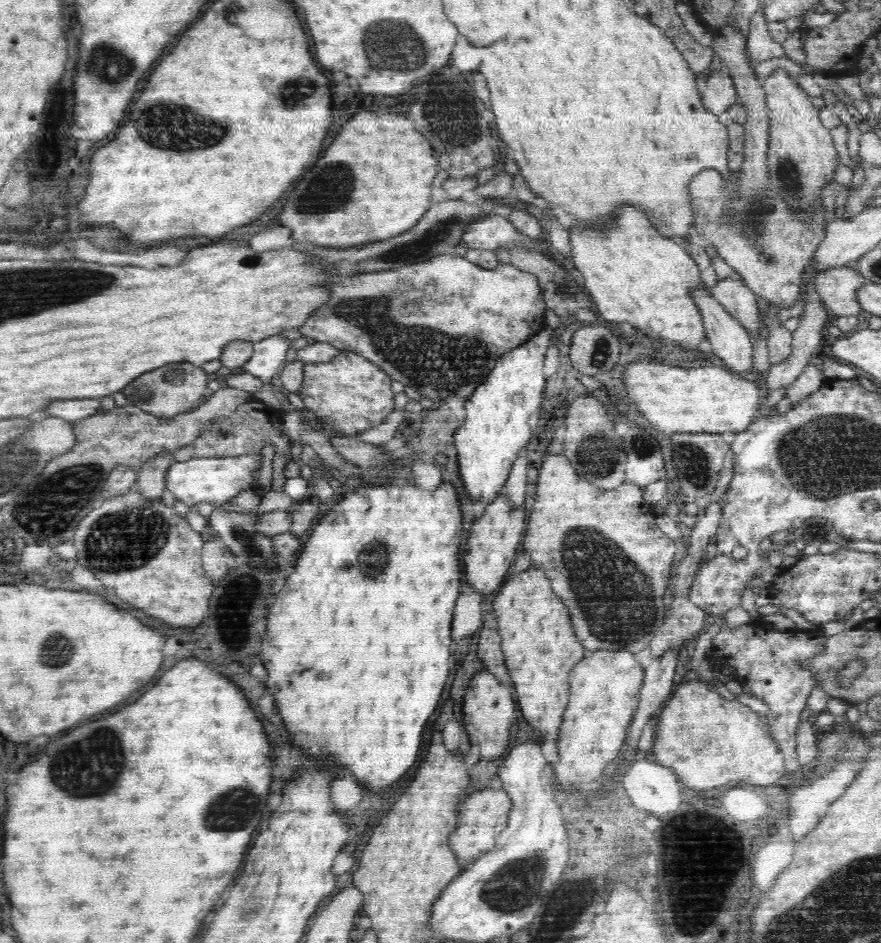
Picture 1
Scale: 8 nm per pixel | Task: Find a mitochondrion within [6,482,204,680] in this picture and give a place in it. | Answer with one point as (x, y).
(124, 540)

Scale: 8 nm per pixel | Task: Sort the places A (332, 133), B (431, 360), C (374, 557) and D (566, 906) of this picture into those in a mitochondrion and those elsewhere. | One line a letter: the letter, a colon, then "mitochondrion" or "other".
A: other
B: mitochondrion
C: mitochondrion
D: mitochondrion

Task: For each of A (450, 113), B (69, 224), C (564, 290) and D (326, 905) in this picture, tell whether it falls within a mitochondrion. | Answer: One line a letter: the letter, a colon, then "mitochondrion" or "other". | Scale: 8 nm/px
A: mitochondrion
B: other
C: mitochondrion
D: other

